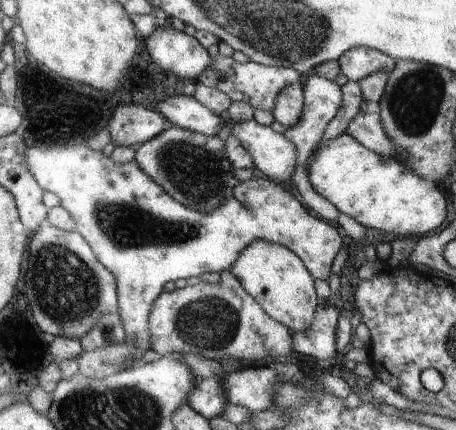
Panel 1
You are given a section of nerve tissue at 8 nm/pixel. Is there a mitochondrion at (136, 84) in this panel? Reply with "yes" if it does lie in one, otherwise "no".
no

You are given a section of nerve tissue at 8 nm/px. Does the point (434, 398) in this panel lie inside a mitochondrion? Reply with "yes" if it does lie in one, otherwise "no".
no

